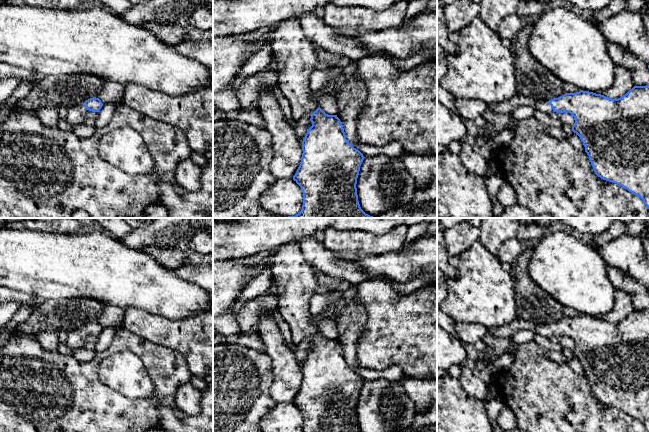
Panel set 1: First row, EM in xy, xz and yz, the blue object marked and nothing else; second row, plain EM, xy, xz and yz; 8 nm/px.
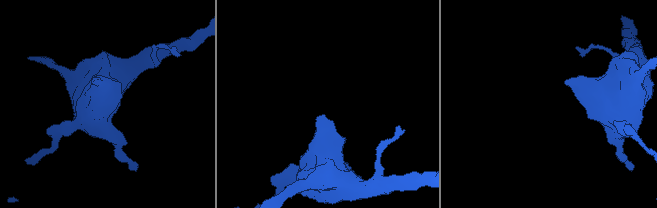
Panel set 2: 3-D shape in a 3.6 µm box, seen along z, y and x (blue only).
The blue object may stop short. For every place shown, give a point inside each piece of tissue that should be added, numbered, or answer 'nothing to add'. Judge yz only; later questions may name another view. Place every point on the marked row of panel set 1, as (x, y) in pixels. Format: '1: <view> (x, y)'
1: yz (518, 100)

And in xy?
1: xy (75, 115)

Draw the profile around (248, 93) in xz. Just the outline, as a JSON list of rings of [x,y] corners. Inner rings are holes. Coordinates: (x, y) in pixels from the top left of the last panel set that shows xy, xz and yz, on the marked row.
[[[269,67],[246,78],[236,89],[236,97],[243,109],[259,109],[259,99],[263,93],[274,93],[279,83],[276,70]]]

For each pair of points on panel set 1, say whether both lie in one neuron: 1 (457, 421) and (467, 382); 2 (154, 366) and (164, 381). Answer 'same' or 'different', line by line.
1: different
2: same

